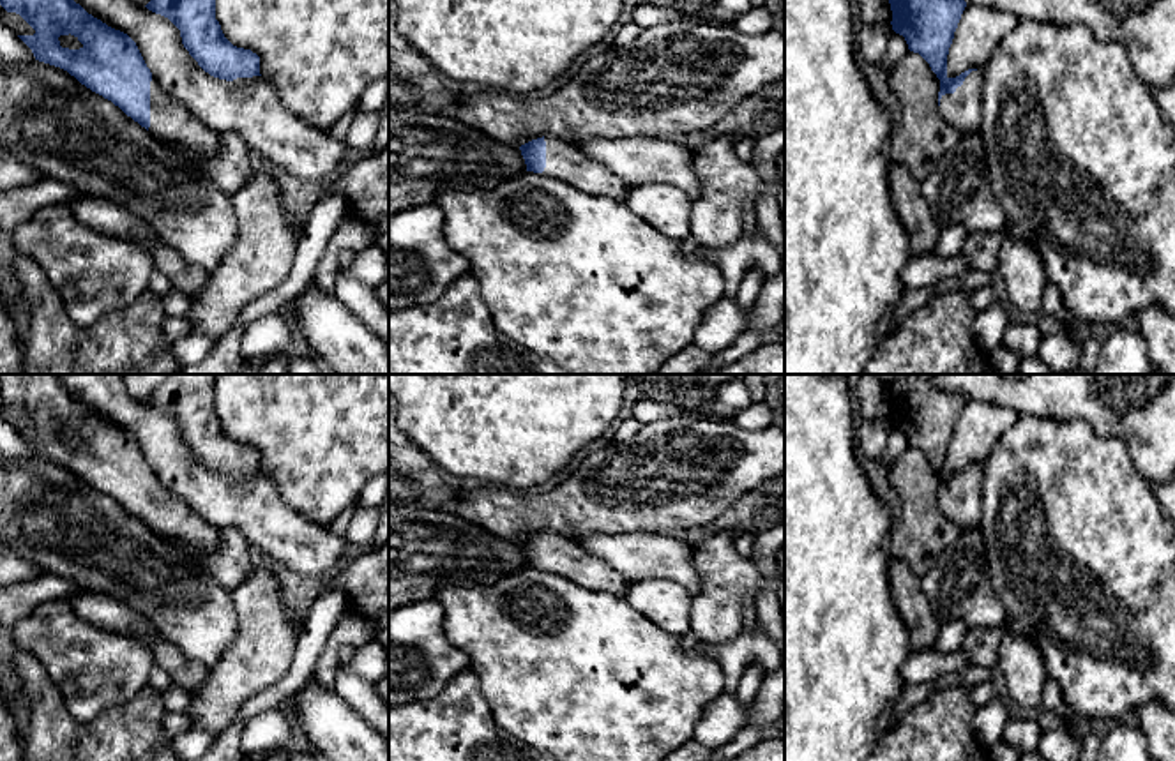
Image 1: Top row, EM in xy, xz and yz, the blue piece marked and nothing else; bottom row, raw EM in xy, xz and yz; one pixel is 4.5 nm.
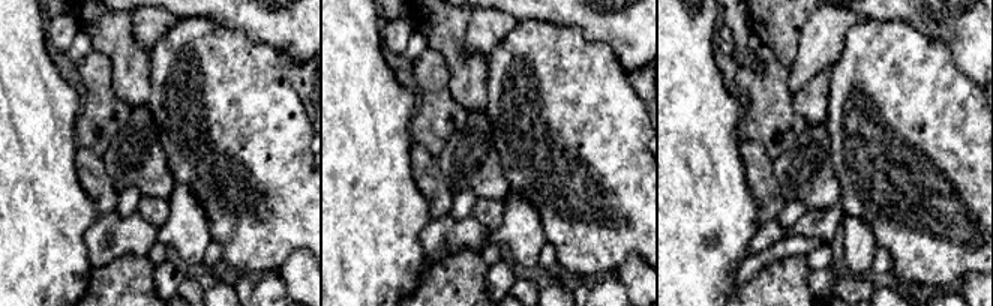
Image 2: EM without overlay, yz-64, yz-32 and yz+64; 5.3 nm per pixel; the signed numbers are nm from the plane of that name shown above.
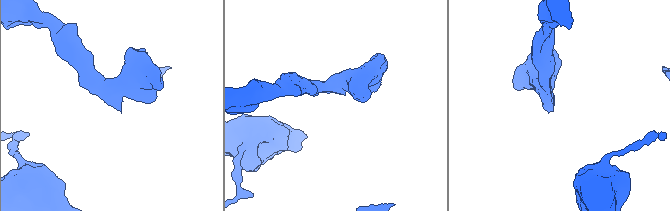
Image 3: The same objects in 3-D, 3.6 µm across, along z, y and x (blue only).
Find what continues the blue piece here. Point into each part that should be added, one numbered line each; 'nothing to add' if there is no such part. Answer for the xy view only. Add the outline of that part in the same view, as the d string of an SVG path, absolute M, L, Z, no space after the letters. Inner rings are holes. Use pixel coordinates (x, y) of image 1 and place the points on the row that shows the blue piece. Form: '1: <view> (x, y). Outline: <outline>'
1: xy (172, 122). Outline: M152 76L150 127L157 139L212 157L219 148L217 132L198 120L187 106L170 97Z

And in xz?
1: xz (564, 161). Outline: M546 136L546 168L541 175L571 184L578 191L624 200L629 187L608 168L587 157L578 145Z

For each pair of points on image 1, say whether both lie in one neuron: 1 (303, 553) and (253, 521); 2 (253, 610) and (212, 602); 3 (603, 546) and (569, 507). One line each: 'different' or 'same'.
1: same
2: different
3: different

